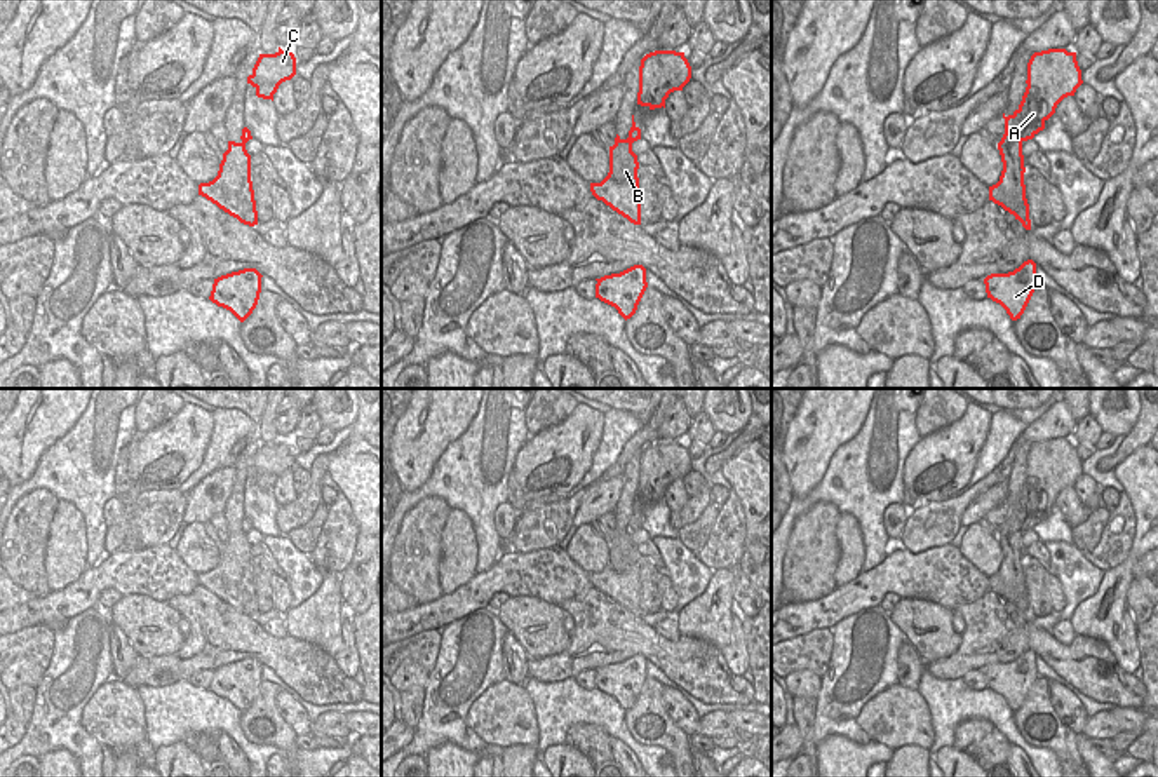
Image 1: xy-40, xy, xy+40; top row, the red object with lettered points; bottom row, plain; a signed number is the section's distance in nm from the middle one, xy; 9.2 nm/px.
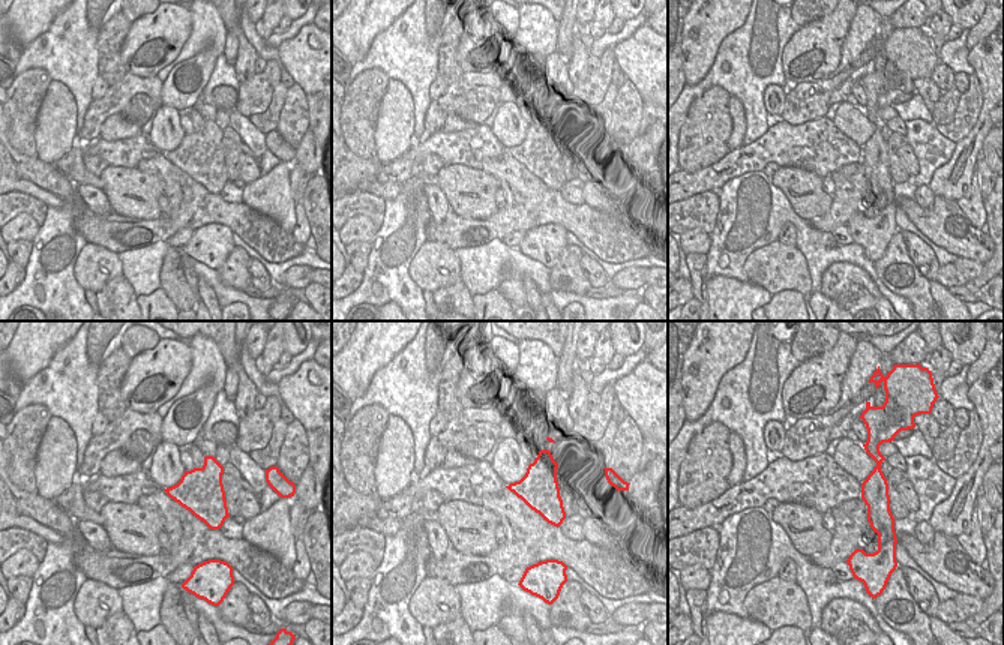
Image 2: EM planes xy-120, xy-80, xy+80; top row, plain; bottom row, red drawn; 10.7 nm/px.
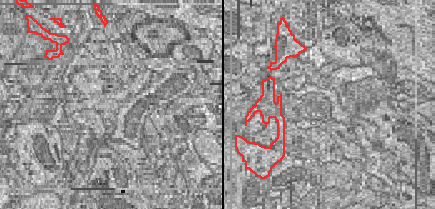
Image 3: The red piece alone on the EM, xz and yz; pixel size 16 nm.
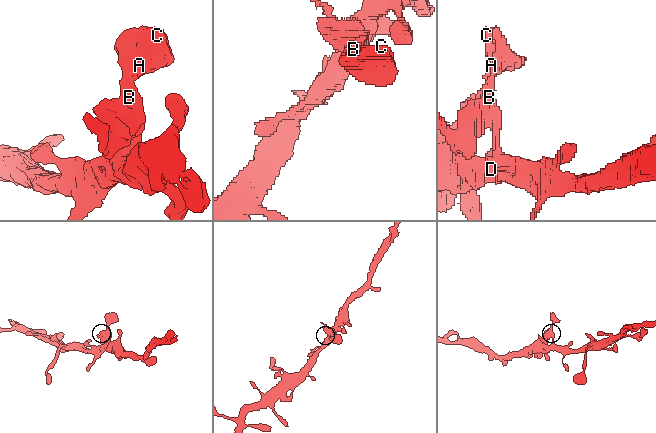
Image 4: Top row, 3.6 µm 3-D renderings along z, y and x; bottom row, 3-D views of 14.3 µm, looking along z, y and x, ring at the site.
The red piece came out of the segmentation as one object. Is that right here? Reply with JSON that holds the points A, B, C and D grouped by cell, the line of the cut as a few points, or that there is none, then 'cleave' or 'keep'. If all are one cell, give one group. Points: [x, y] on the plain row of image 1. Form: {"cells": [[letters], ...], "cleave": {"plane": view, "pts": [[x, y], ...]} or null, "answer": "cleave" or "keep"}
{"cells": [["A", "B", "C", "D"]], "cleave": null, "answer": "keep"}

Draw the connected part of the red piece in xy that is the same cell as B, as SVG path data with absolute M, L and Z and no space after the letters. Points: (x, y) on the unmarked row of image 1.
M632 505L629 528L622 530L616 524L615 535L609 537L608 566L601 573L590 573L590 582L597 591L603 591L634 615L641 615L639 552L632 542L632 533L637 530L641 530L641 519Z

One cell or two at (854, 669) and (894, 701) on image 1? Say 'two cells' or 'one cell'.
two cells

